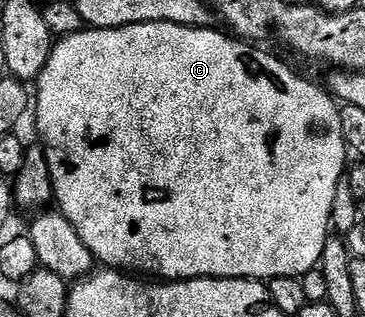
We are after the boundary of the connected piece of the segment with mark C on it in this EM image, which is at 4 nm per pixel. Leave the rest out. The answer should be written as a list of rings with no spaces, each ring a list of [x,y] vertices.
[[[148,22],[147,24],[129,24],[119,28],[92,28],[63,36],[57,41],[48,58],[48,66],[38,76],[36,81],[36,103],[32,108],[32,117],[38,123],[38,136],[43,148],[46,149],[48,158],[48,170],[52,170],[52,186],[54,187],[54,204],[57,211],[61,212],[72,226],[76,226],[76,234],[92,250],[95,261],[99,265],[110,270],[121,270],[127,274],[141,274],[146,278],[161,278],[166,282],[175,280],[261,280],[269,282],[276,278],[288,278],[289,276],[303,277],[315,271],[322,263],[324,246],[326,241],[331,239],[332,225],[330,215],[332,214],[332,202],[336,202],[336,190],[340,182],[347,175],[348,149],[344,142],[344,130],[340,130],[340,108],[333,95],[325,87],[317,88],[310,80],[305,80],[302,76],[297,76],[288,65],[282,60],[277,60],[274,56],[269,56],[266,52],[261,52],[261,47],[247,42],[241,38],[235,38],[225,31],[217,32],[217,27],[189,28],[179,24],[169,24],[168,22]]]

